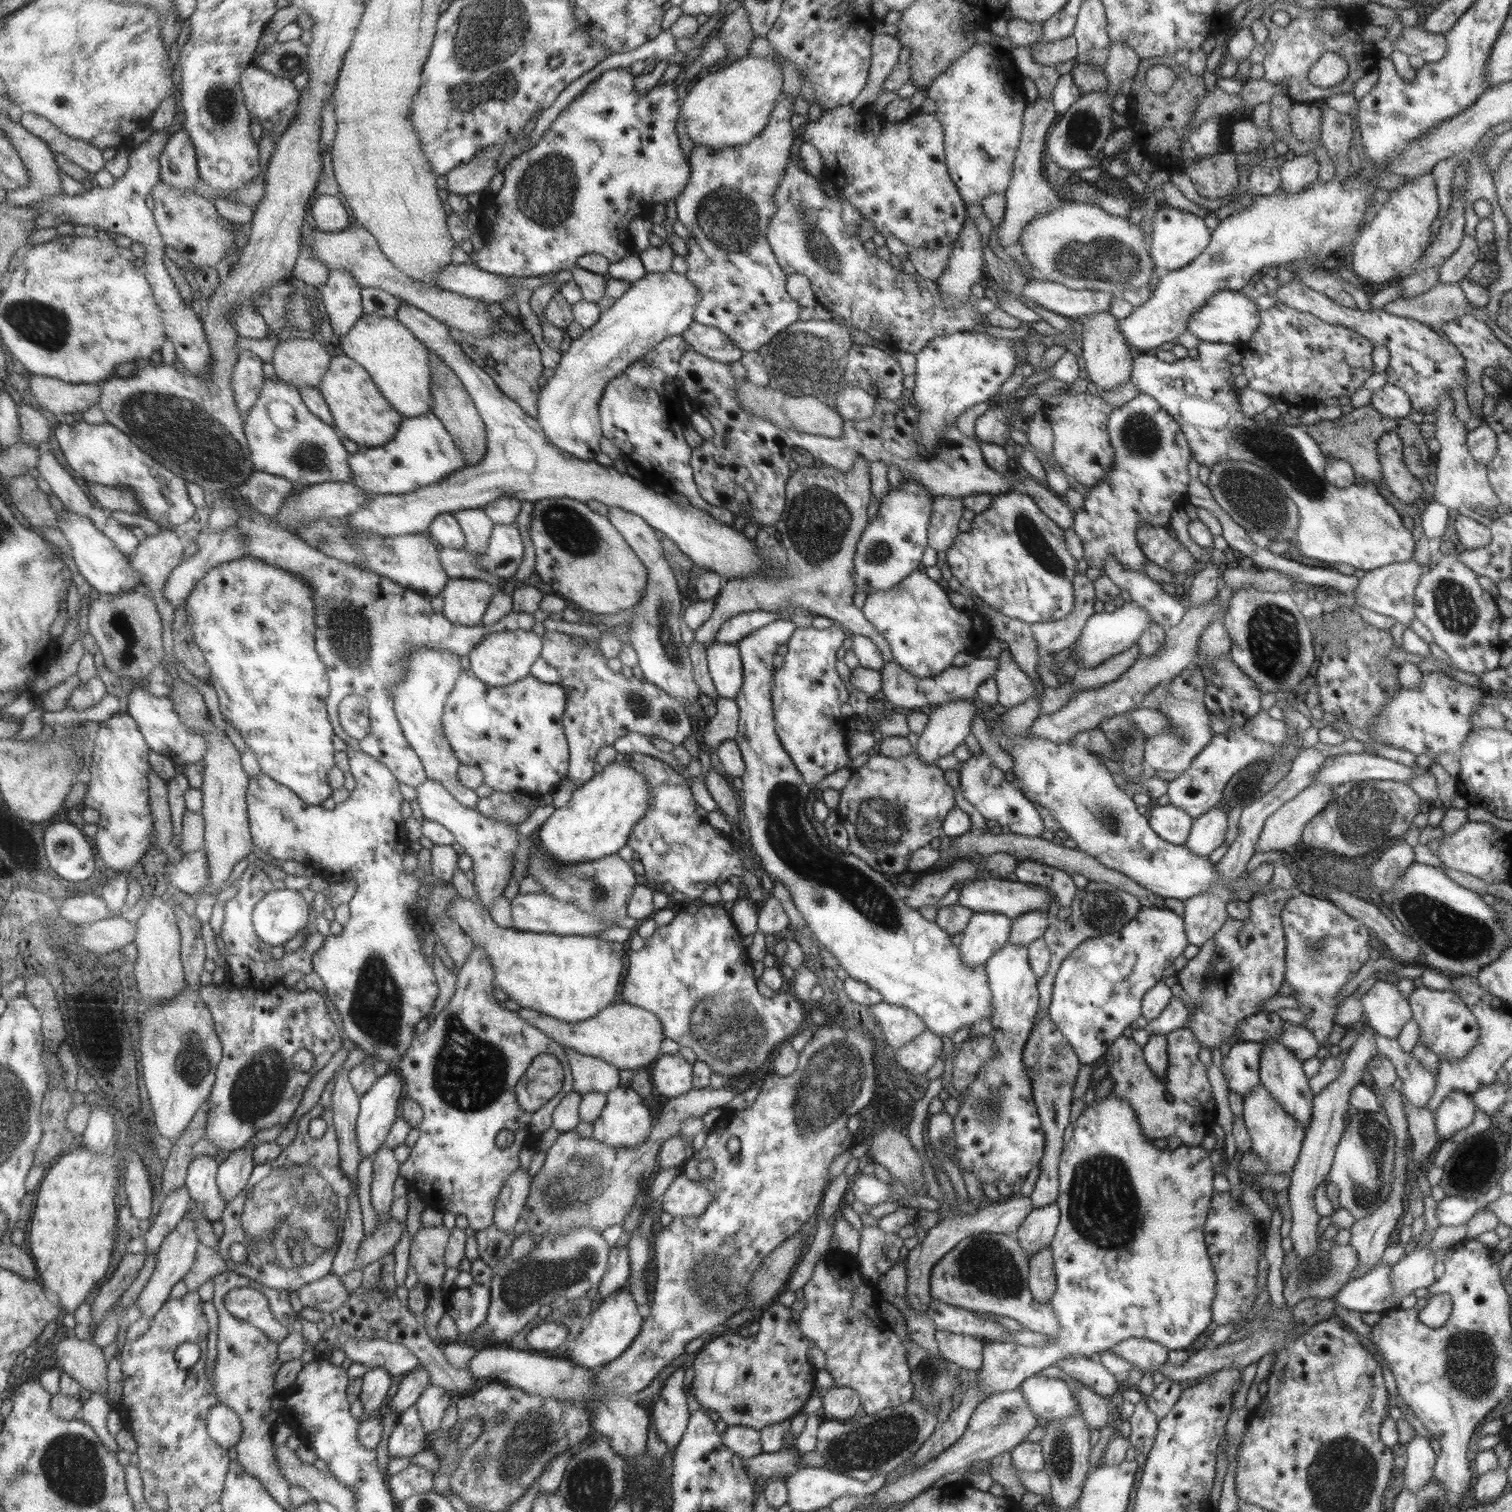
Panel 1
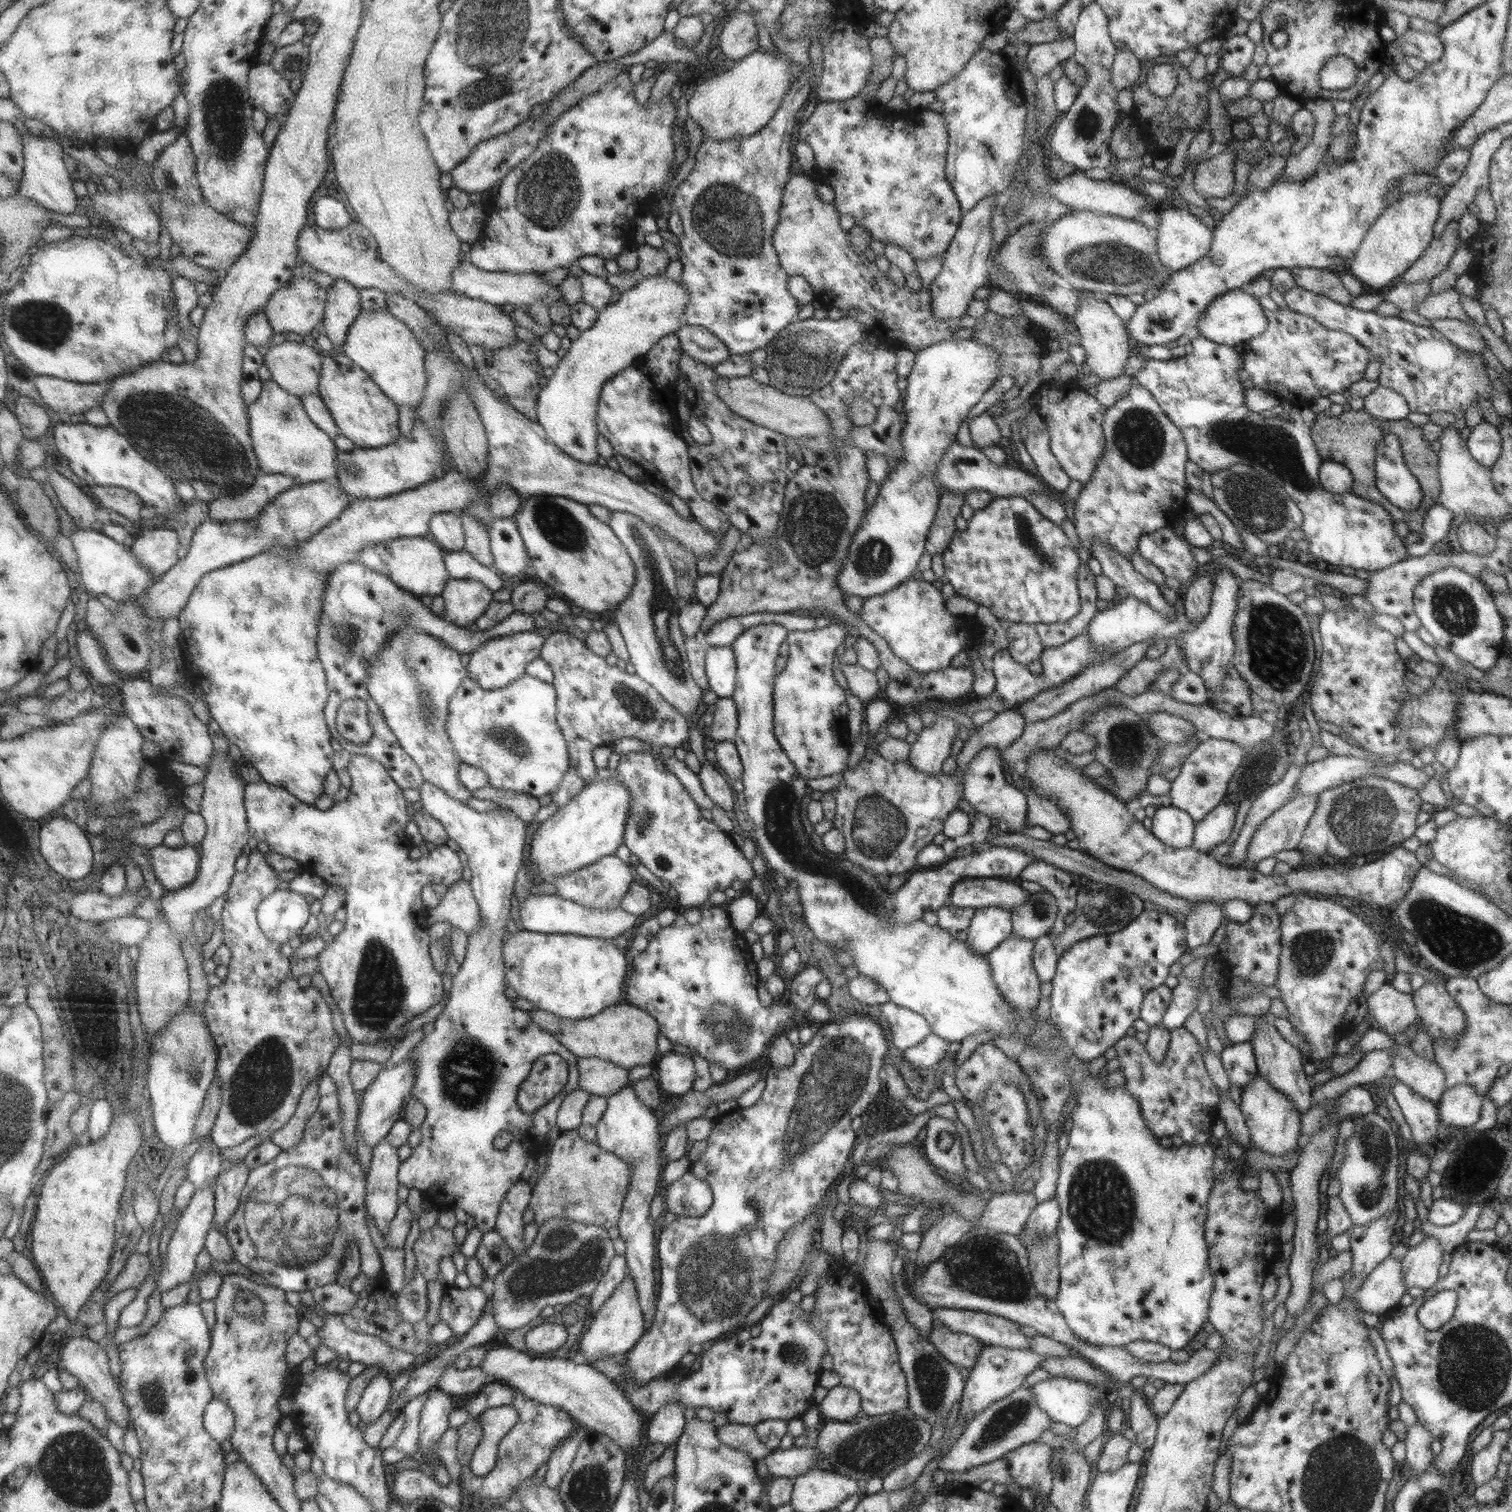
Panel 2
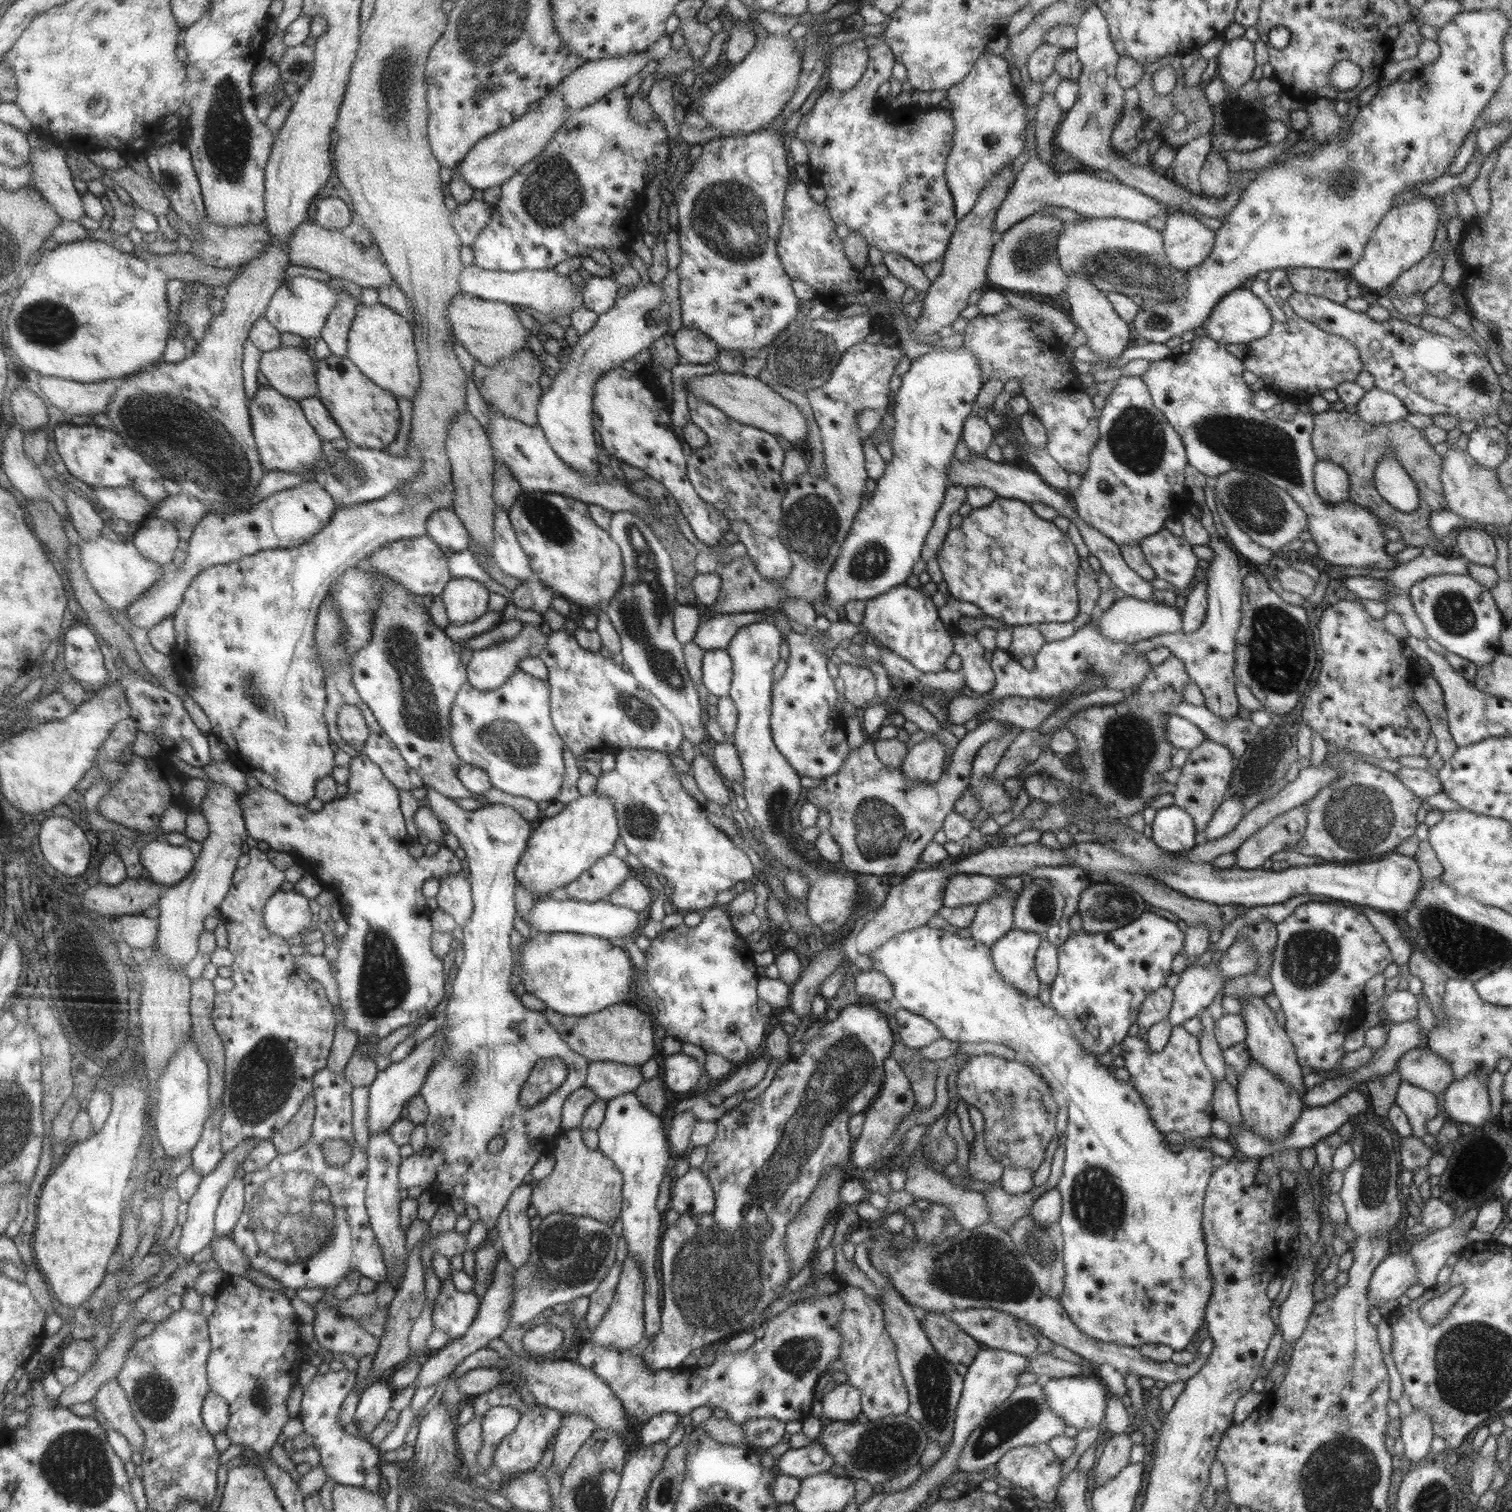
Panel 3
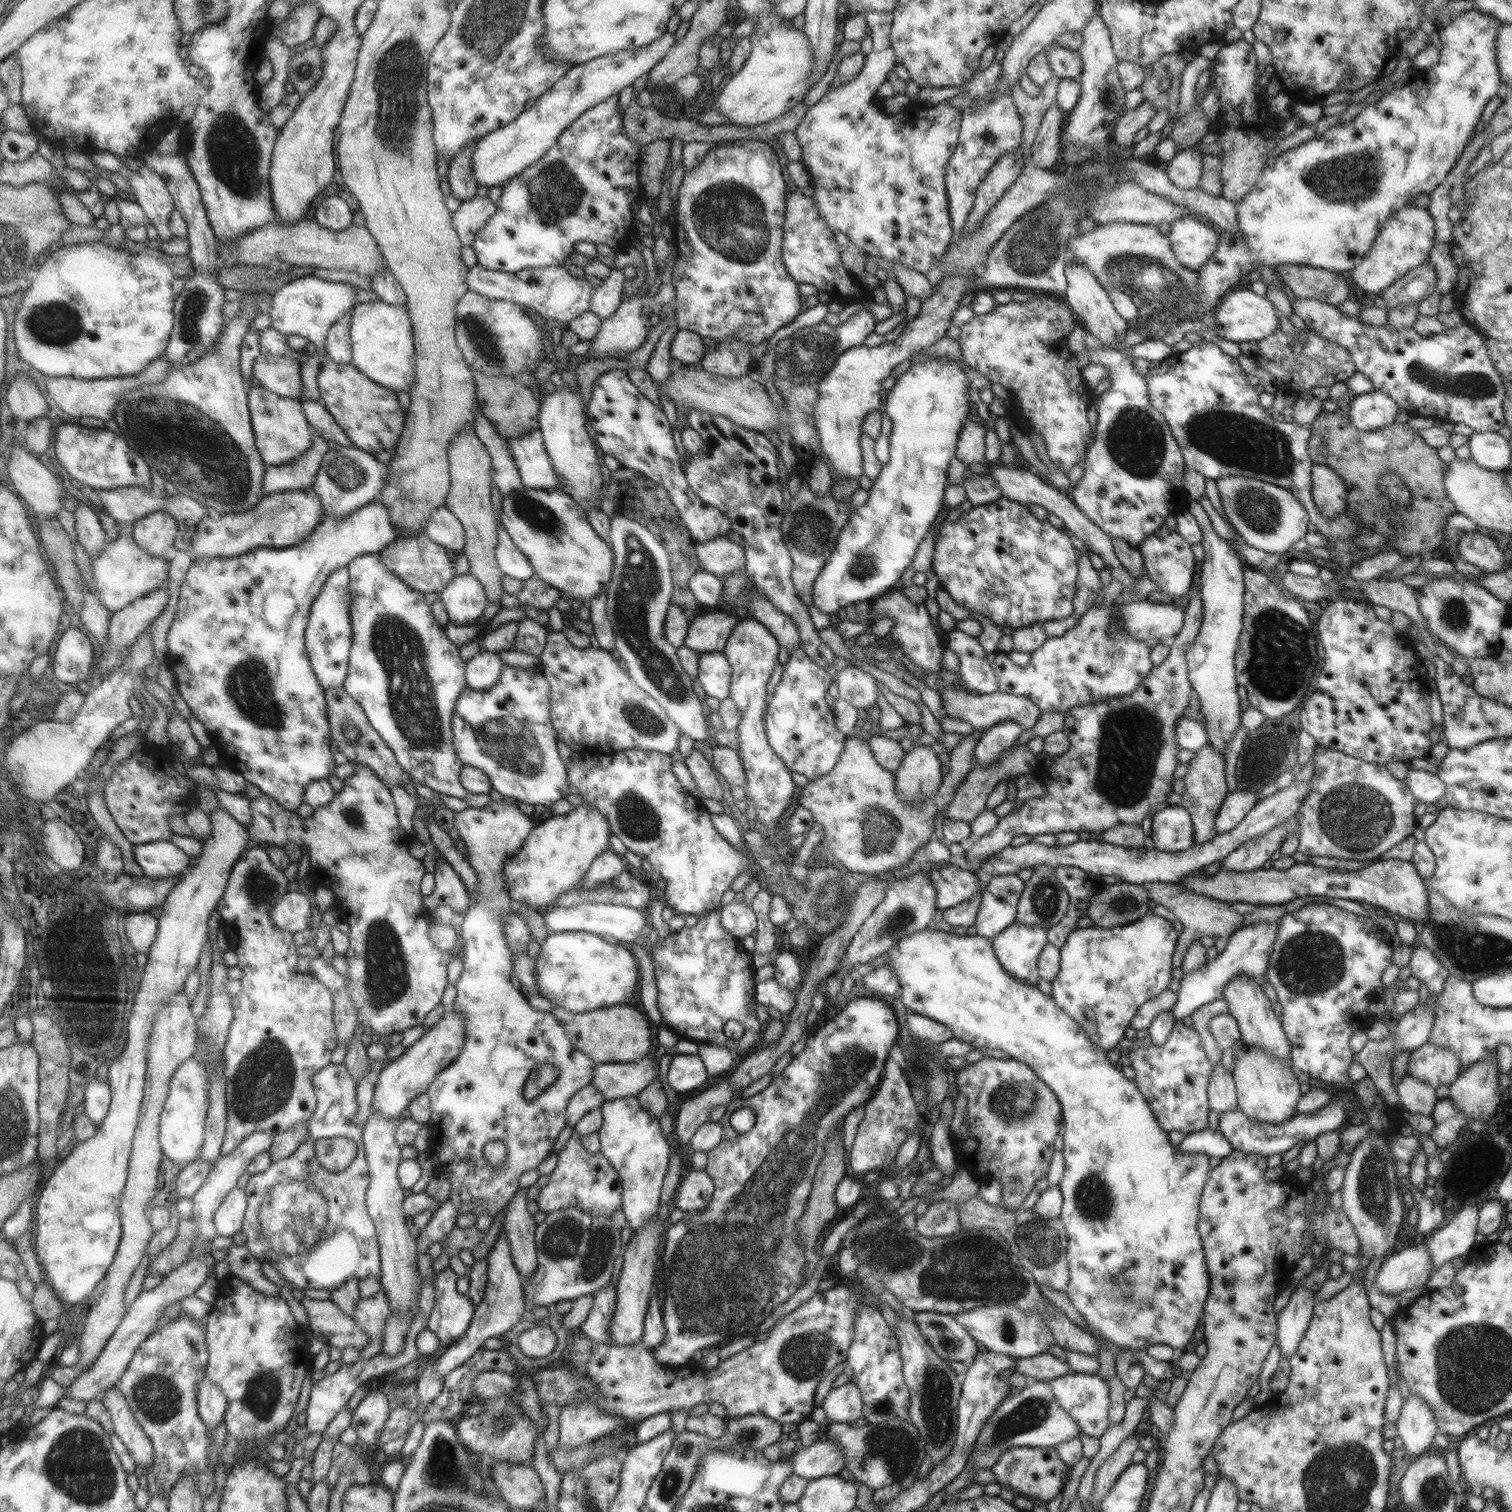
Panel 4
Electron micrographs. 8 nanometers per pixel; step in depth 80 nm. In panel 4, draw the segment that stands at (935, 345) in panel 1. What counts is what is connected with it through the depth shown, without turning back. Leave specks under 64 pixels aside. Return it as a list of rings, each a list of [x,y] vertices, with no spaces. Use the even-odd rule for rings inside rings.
[[[933,356],[923,363],[910,365],[906,372],[895,379],[893,388],[883,393],[881,410],[892,422],[888,437],[889,461],[872,480],[867,502],[851,512],[847,524],[839,530],[829,558],[814,578],[811,598],[816,610],[830,615],[841,606],[875,600],[891,588],[901,572],[910,566],[919,542],[931,530],[931,524],[944,505],[944,488],[948,482],[945,471],[955,454],[959,431],[965,420],[970,418],[969,388],[970,383],[956,361]]]

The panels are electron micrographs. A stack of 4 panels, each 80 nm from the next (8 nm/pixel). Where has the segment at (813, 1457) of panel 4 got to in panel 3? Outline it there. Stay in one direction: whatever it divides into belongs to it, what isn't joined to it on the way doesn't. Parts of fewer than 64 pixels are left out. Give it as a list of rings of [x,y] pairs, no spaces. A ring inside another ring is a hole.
[[[810,1442],[800,1448],[789,1447],[779,1458],[775,1458],[777,1474],[801,1479],[820,1472],[827,1473],[833,1466],[832,1454],[819,1442]]]

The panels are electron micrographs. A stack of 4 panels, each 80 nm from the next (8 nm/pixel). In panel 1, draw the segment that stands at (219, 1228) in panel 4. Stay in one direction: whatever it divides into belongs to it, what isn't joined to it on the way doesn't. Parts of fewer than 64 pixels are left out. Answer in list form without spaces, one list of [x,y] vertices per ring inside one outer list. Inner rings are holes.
[[[244,1145],[242,1148],[219,1155],[216,1185],[225,1206],[244,1190],[251,1169],[255,1166],[251,1160],[253,1149],[254,1147]]]

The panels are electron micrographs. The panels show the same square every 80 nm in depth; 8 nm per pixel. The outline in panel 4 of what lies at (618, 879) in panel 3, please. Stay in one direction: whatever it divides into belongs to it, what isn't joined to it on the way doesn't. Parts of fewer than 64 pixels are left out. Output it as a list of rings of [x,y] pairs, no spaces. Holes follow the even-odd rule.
[[[612,850],[599,854],[589,866],[587,873],[583,875],[575,889],[592,889],[602,882],[607,882],[619,876],[625,870],[626,864],[623,858]]]

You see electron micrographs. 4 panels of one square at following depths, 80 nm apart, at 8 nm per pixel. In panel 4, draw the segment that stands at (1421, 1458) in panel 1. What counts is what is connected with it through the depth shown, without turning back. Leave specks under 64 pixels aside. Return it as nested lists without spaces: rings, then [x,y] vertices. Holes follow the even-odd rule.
[[[1409,1391],[1395,1422],[1396,1435],[1402,1440],[1402,1451],[1418,1457],[1427,1452],[1438,1429],[1431,1408],[1418,1394]]]

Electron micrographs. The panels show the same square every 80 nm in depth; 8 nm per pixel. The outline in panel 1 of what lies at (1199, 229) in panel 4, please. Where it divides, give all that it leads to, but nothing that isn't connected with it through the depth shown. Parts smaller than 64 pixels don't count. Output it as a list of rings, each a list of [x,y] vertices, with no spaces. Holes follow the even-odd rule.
[[[1175,207],[1159,208],[1153,215],[1152,233],[1149,235],[1149,252],[1155,268],[1165,272],[1187,266],[1207,248],[1210,234],[1211,230],[1203,223],[1203,217],[1179,211]]]

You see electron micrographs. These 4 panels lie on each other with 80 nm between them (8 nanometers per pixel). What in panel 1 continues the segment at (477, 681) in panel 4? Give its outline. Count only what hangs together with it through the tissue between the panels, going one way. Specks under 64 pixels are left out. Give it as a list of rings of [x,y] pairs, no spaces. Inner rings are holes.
[[[503,630],[487,636],[468,654],[469,669],[485,686],[505,686],[522,678],[530,678],[530,666],[541,656],[542,638],[529,630]]]

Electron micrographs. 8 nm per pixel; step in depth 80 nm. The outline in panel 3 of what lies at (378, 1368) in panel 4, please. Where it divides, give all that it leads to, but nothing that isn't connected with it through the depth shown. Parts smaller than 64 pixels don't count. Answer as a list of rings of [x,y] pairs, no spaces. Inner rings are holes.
[[[329,1369],[324,1374],[315,1374],[302,1392],[300,1401],[301,1424],[303,1433],[312,1439],[312,1445],[320,1454],[320,1463],[326,1475],[336,1484],[356,1486],[372,1493],[385,1492],[385,1484],[379,1472],[377,1463],[379,1451],[367,1439],[348,1435],[339,1425],[339,1411],[341,1403],[357,1385],[356,1370]]]

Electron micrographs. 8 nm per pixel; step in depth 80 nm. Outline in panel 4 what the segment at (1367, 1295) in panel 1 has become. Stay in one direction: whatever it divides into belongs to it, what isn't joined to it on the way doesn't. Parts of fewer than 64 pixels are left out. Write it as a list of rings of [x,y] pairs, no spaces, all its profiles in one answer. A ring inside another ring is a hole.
[[[1423,1244],[1391,1253],[1381,1263],[1373,1286],[1386,1296],[1395,1296],[1404,1290],[1423,1288],[1431,1274],[1432,1260]]]

